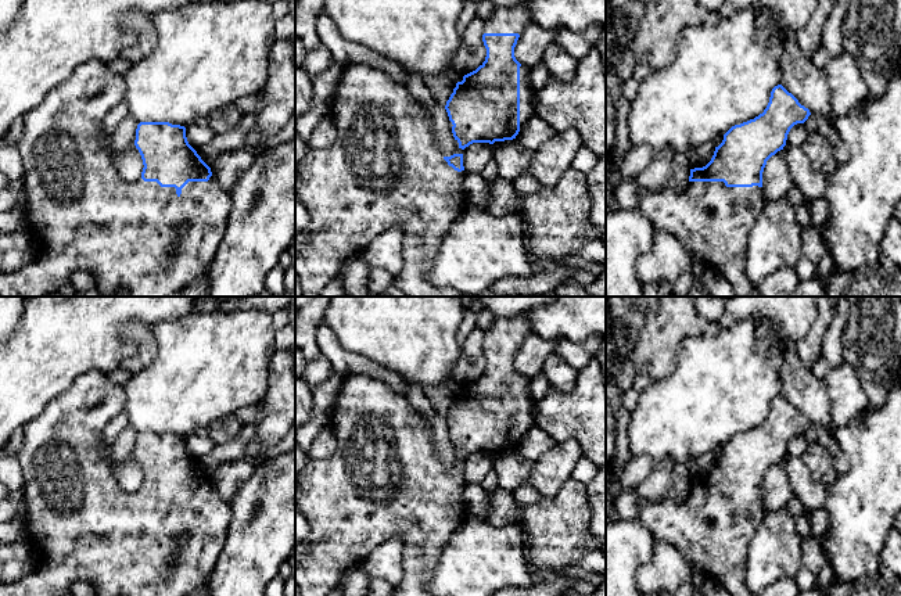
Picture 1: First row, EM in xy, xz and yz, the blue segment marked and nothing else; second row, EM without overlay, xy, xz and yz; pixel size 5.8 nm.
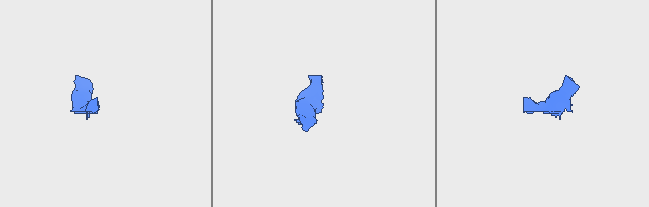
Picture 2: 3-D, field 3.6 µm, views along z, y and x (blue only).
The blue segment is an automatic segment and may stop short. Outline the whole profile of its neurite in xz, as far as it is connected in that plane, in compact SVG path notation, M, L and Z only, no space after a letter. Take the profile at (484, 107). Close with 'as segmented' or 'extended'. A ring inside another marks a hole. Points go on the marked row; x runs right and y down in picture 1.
M524 6L496 7L492 15L484 21L485 61L475 71L459 78L445 105L456 143L455 154L450 157L445 157L437 144L430 109L417 101L405 85L363 64L344 67L330 105L337 139L324 150L309 148L301 159L295 176L295 194L304 202L310 218L309 226L295 237L295 274L302 286L302 297L319 297L323 288L340 274L345 261L360 255L377 236L391 229L401 230L403 236L405 266L394 277L394 284L406 297L463 297L453 288L432 284L428 270L450 225L469 207L463 189L467 173L463 166L463 150L473 143L493 144L513 140L535 115L535 91L530 68L521 65L514 57L520 33L530 25L532 25L532 19Z; extended

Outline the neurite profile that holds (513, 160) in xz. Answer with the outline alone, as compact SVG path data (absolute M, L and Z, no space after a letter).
M516 139L495 141L492 144L493 158L498 162L498 175L506 182L514 182L528 173L528 168L535 155L534 150L525 148Z

